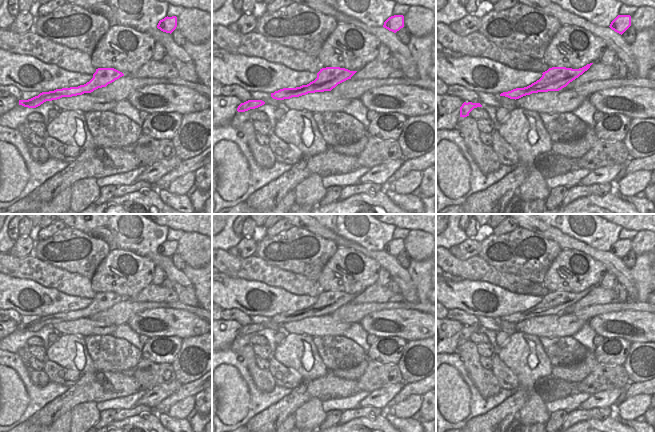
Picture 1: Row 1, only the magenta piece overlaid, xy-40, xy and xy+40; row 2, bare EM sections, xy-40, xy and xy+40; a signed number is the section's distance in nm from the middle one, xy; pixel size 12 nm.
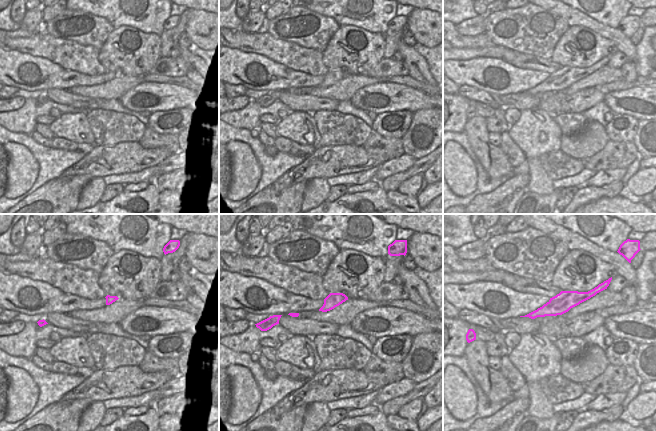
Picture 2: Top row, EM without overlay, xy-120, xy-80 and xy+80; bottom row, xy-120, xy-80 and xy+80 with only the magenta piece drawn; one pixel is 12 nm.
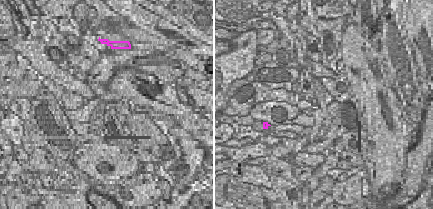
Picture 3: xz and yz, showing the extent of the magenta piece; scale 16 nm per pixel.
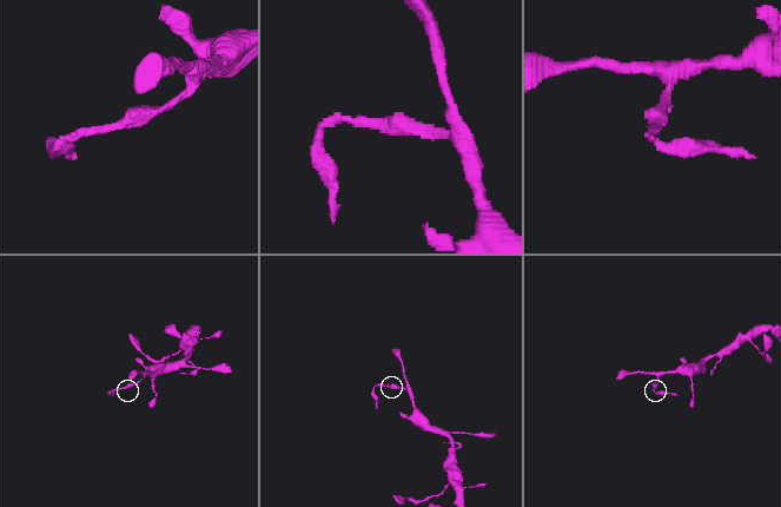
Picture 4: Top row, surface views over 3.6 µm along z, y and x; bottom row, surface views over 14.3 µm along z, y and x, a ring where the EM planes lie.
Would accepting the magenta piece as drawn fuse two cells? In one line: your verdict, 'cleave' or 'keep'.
cleave

